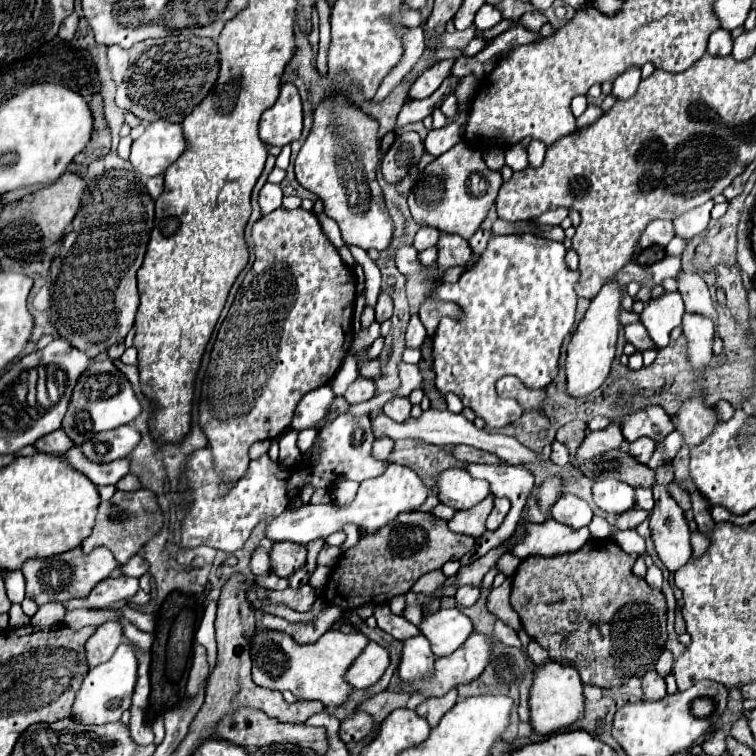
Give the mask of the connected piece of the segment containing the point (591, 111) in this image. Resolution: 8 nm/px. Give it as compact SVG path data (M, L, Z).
M589 106L587 110L585 110L585 114L583 116L579 116L577 118L577 128L585 128L585 126L591 126L599 116L603 114L603 110L601 110L601 106Z

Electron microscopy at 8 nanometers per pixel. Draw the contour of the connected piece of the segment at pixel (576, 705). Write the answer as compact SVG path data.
M547 660L541 666L535 666L533 670L533 684L529 688L529 714L531 714L531 726L541 736L551 736L555 732L565 730L571 726L577 718L583 716L583 682L579 678L579 672L573 666L563 666L555 660Z

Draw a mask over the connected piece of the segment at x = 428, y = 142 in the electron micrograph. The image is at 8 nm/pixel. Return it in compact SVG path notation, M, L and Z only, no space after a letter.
M469 104L463 108L461 116L451 126L429 132L429 136L425 138L425 152L429 152L431 156L437 158L443 152L447 152L451 146L455 146L457 142L463 140L463 128L465 128L465 120L467 120L467 108L469 108Z

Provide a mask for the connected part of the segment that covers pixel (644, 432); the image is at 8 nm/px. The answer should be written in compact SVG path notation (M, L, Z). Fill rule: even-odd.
M649 406L645 410L639 410L625 420L621 420L623 436L627 442L635 442L641 436L647 436L661 444L669 432L675 430L671 418L663 412L659 406Z

